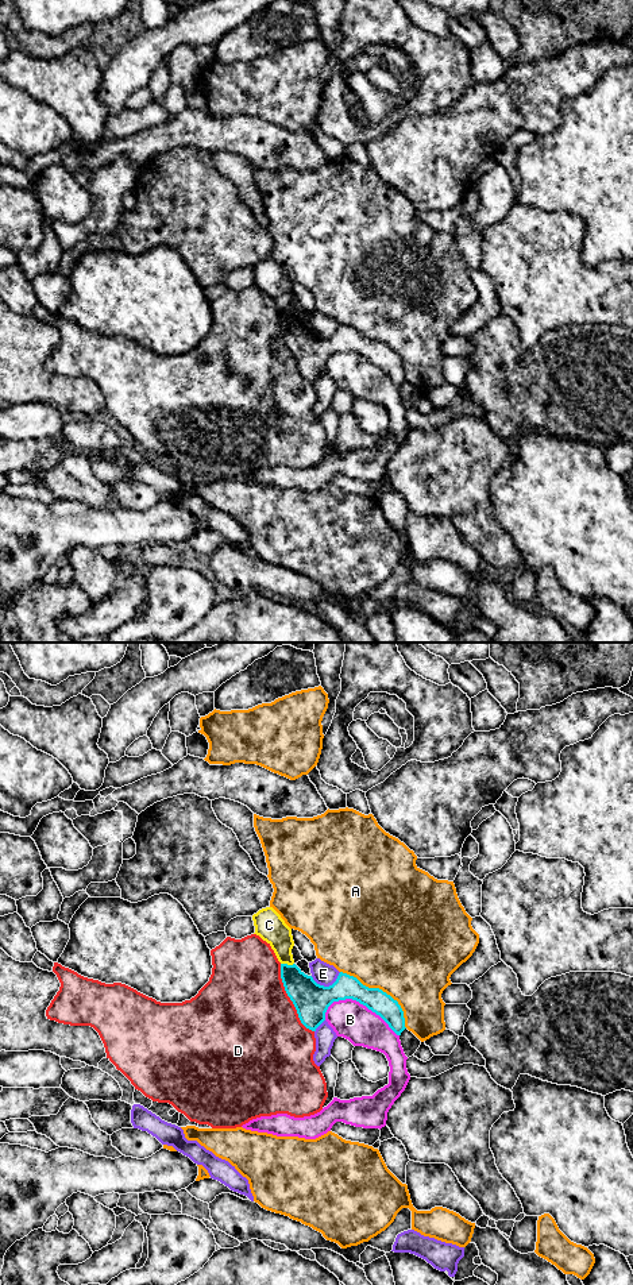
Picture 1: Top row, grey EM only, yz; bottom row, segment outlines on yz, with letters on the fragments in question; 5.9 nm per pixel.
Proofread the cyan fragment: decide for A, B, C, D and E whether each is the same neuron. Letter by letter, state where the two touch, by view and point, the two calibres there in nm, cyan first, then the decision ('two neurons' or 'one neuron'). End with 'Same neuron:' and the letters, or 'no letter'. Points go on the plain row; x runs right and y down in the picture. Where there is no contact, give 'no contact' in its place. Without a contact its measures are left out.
A: meets cyan in yz at (381, 342); 140 nm thick on the cyan side, 500 nm on the other; two neurons
B: meets cyan in yz at (361, 355); 150 nm thick on the cyan side, 220 nm on the other; two neurons
C: meets cyan in yz at (286, 316); 200 nm thick on the cyan side, 170 nm on the other; two neurons
D: meets cyan in yz at (290, 351); 200 nm thick on the cyan side, 500 nm on the other; two neurons
E: meets cyan in yz at (327, 339); 200 nm thick on the cyan side, 140 nm on the other; two neurons
Same neuron: no letter

